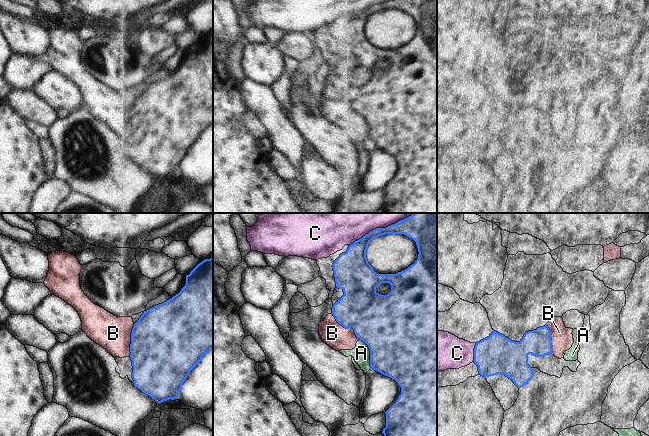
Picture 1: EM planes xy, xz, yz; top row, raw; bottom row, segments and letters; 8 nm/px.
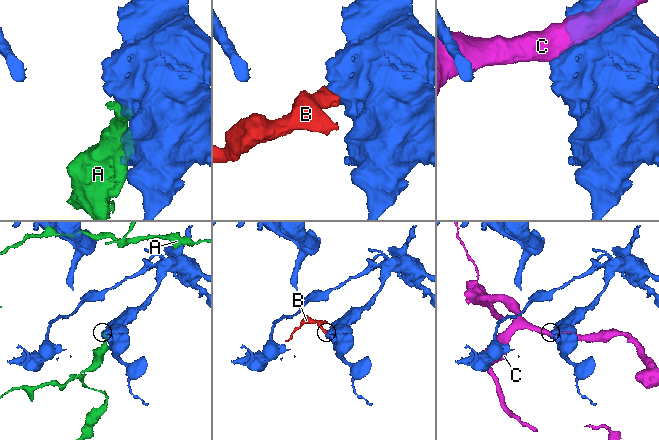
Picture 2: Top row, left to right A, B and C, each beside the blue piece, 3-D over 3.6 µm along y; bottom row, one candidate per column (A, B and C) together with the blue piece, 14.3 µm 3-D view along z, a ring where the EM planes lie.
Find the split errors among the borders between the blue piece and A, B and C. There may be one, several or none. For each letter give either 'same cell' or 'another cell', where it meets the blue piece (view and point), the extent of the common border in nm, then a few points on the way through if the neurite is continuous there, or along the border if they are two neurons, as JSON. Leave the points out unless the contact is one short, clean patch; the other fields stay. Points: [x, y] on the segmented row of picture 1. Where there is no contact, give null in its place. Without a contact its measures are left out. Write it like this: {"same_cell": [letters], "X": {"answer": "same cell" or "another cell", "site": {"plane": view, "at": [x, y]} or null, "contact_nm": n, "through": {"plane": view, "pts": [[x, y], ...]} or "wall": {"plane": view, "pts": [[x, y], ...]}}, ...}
{"same_cell": [], "A": {"answer": "another cell", "site": {"plane": "xz", "at": [370, 353]}, "contact_nm": 240}, "B": {"answer": "another cell", "site": {"plane": "xz", "at": [347, 328]}, "contact_nm": 320, "wall": {"plane": "xz", "pts": [[331, 313], [344, 327], [351, 327], [354, 334], [360, 339]]}}, "C": {"answer": "another cell", "site": {"plane": "yz", "at": [474, 352]}, "contact_nm": 150}}

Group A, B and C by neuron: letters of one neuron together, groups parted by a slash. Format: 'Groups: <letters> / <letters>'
Groups: A B / C

